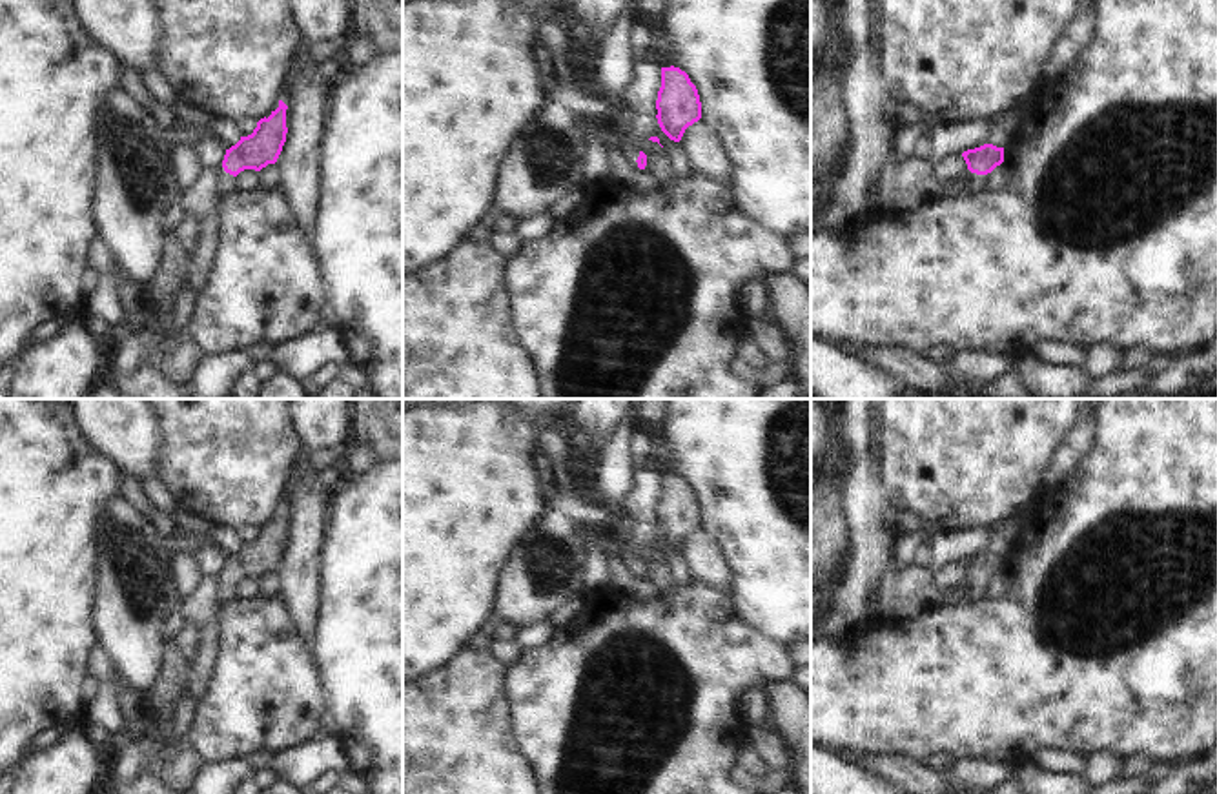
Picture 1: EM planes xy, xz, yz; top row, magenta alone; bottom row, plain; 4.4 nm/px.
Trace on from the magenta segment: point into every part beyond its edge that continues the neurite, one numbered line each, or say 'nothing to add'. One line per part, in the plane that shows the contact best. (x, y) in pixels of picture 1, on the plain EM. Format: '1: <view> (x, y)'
1: xy (285, 503)
2: yz (977, 590)

